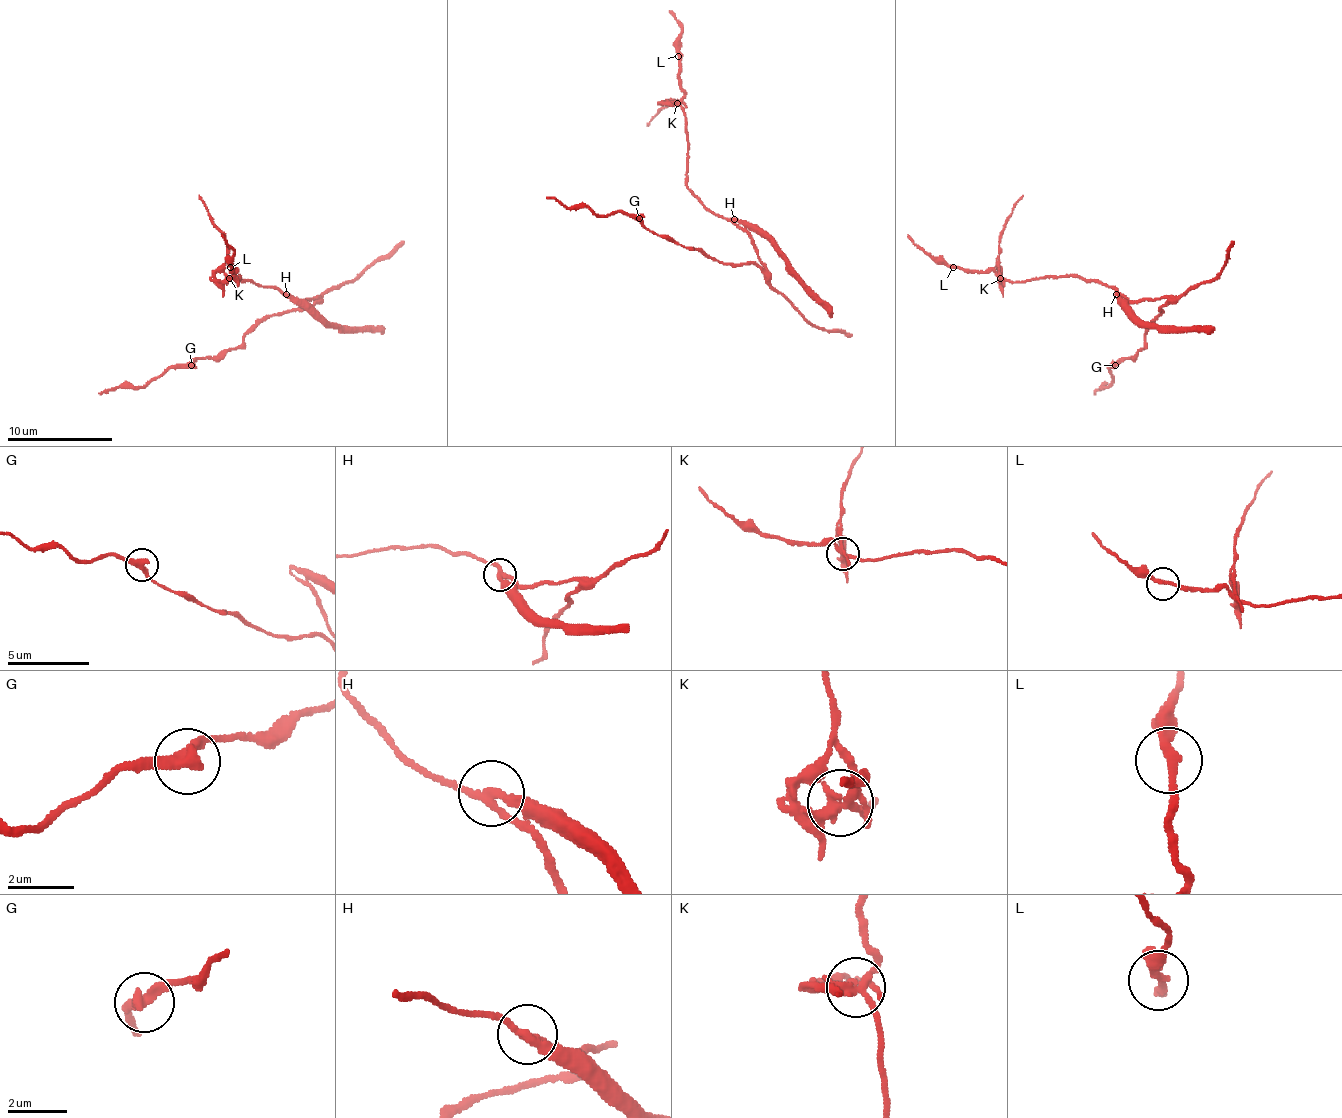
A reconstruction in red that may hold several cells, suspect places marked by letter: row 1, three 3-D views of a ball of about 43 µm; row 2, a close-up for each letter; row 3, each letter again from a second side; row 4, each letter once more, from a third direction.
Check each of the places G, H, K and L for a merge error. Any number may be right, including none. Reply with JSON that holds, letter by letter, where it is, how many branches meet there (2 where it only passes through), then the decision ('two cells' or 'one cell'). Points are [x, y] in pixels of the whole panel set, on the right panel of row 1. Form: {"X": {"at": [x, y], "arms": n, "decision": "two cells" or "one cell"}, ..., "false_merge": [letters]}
{"G": {"at": [1115, 365], "arms": 2, "decision": "one cell"}, "H": {"at": [1116, 294], "arms": 2, "decision": "two cells"}, "K": {"at": [1000, 278], "arms": 6, "decision": "two cells"}, "L": {"at": [953, 267], "arms": 2, "decision": "one cell"}, "false_merge": ["H", "K"]}

